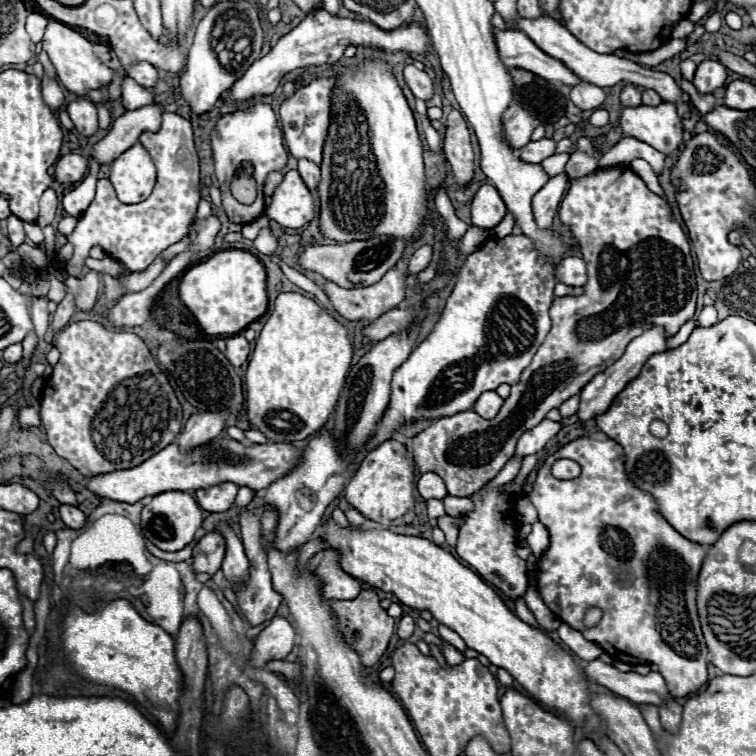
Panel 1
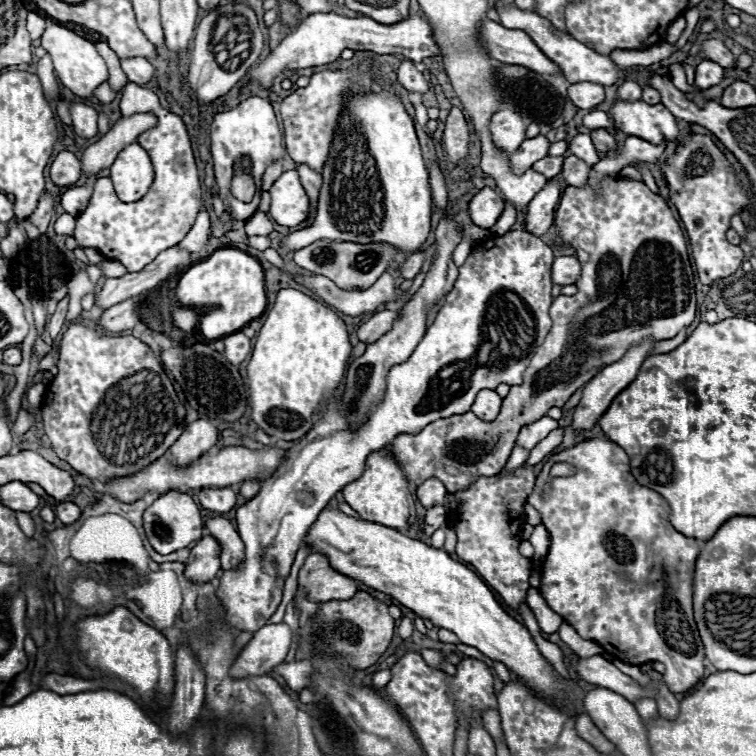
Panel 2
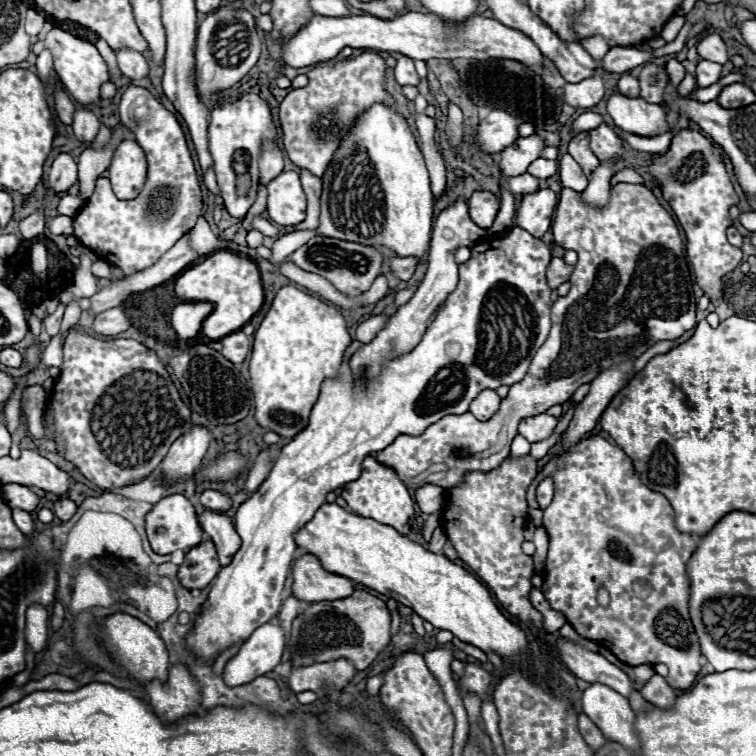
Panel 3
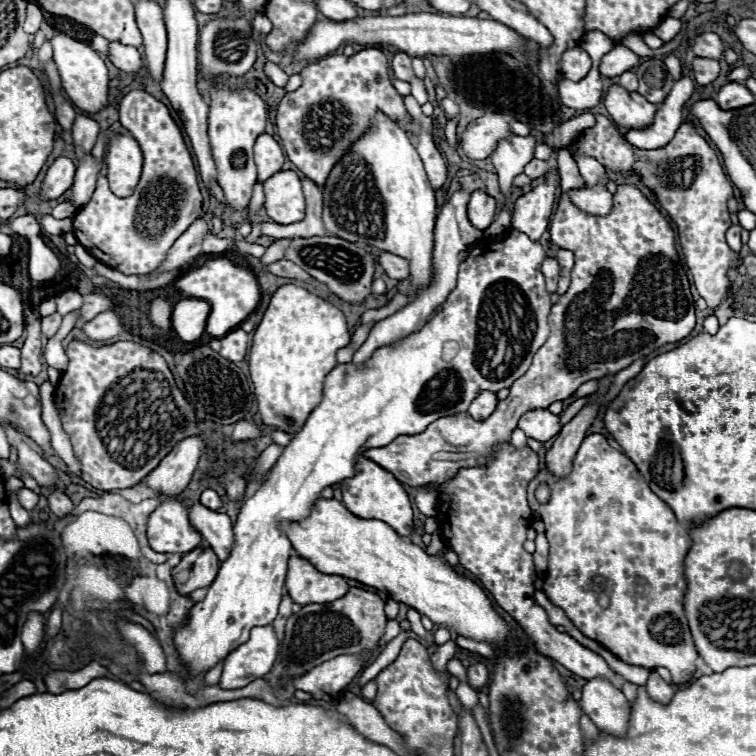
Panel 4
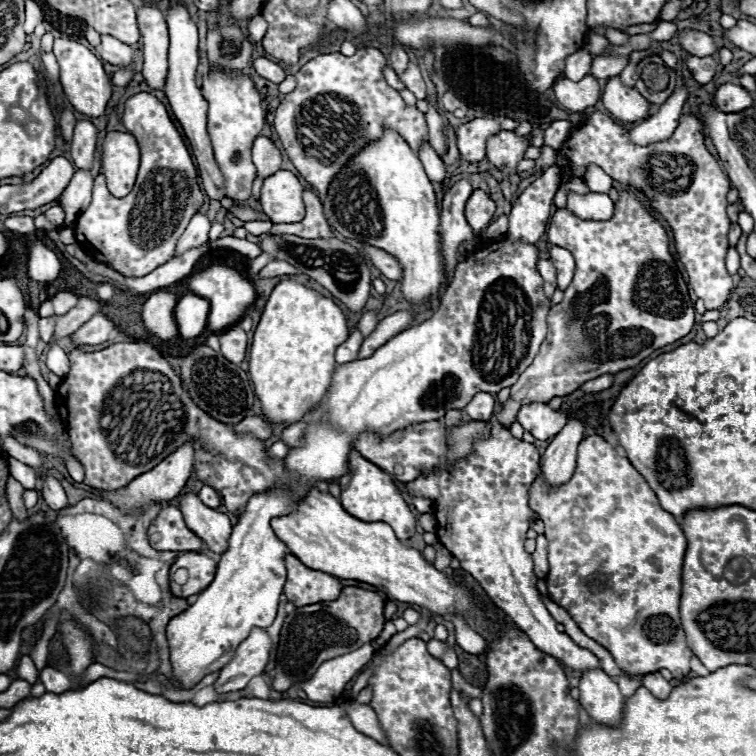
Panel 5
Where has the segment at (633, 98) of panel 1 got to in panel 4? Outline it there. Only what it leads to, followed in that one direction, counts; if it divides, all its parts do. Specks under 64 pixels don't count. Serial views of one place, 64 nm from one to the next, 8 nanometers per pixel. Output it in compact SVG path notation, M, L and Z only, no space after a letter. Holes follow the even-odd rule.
M626 70L624 74L620 74L620 86L624 86L624 88L630 90L630 92L636 92L636 88L638 88L638 78L636 78L636 74L634 74L632 70Z

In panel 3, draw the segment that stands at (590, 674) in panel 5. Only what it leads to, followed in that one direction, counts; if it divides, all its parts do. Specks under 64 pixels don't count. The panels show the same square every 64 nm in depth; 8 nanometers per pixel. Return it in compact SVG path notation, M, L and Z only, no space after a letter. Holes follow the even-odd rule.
M590 684L582 694L582 712L602 730L608 740L638 752L640 742L634 732L636 712L630 708L628 698L614 692L606 684Z

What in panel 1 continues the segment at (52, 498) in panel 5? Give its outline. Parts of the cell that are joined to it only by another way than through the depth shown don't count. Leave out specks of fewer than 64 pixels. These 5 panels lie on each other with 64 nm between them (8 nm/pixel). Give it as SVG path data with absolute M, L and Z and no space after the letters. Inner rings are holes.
M68 504L60 506L60 518L68 528L82 528L86 520L82 510L78 510L76 506L68 506Z

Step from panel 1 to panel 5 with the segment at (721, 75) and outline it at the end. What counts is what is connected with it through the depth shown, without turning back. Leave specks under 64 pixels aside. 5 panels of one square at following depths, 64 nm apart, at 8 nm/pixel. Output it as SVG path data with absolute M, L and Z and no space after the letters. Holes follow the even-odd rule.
M688 56L686 58L688 70L692 72L694 80L700 82L700 84L706 84L706 82L712 80L712 76L716 74L716 64L718 62L712 56L704 56L704 58L700 58L700 56Z

